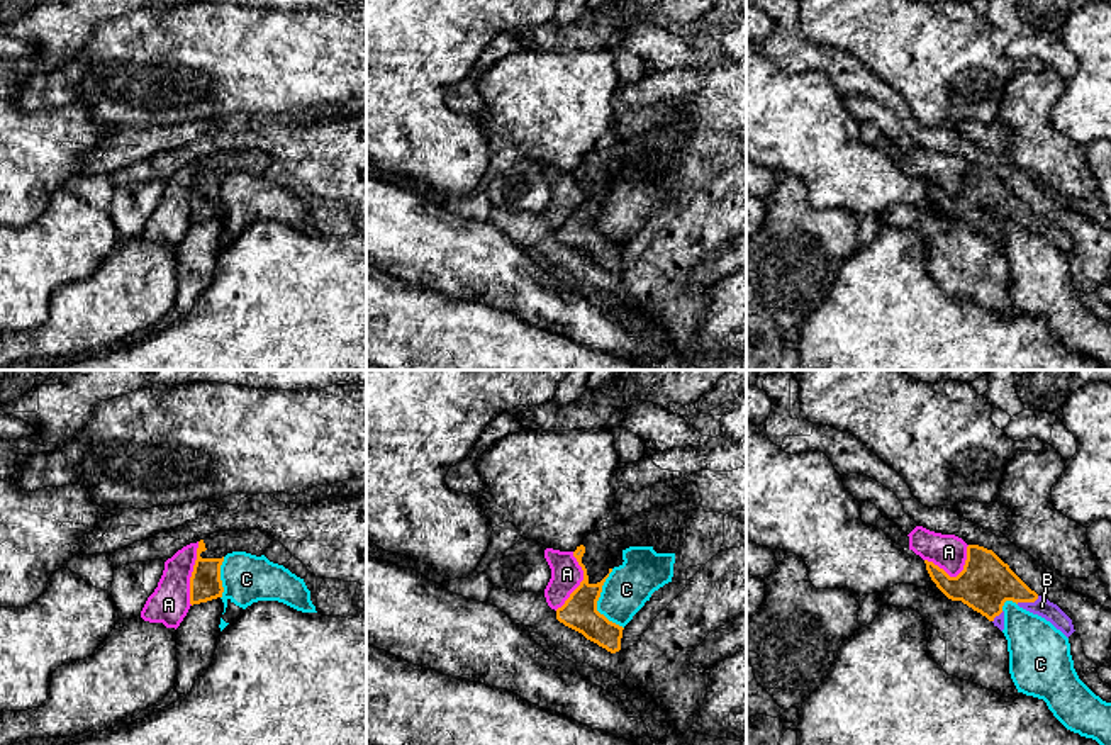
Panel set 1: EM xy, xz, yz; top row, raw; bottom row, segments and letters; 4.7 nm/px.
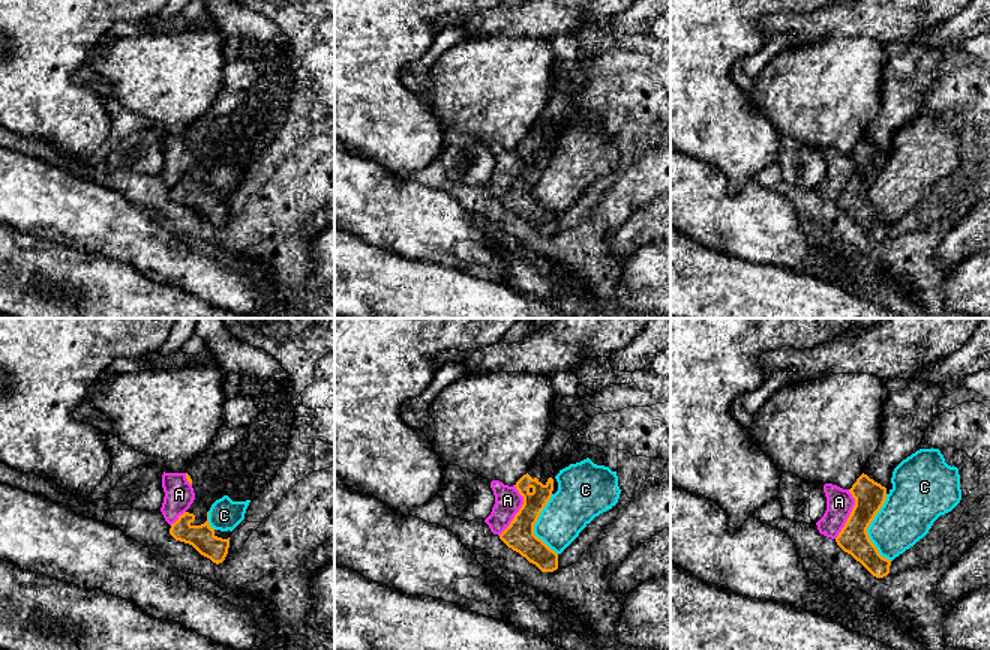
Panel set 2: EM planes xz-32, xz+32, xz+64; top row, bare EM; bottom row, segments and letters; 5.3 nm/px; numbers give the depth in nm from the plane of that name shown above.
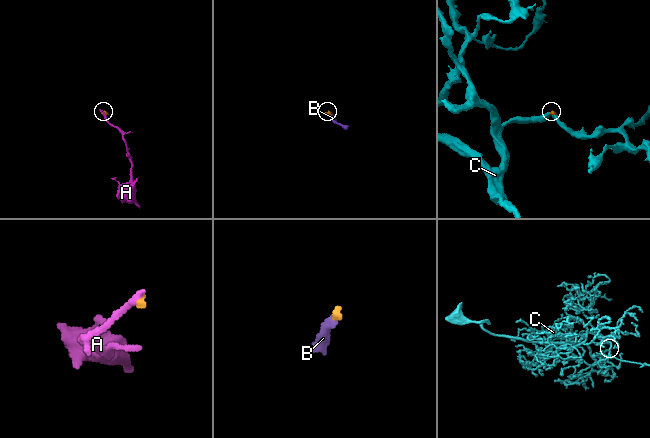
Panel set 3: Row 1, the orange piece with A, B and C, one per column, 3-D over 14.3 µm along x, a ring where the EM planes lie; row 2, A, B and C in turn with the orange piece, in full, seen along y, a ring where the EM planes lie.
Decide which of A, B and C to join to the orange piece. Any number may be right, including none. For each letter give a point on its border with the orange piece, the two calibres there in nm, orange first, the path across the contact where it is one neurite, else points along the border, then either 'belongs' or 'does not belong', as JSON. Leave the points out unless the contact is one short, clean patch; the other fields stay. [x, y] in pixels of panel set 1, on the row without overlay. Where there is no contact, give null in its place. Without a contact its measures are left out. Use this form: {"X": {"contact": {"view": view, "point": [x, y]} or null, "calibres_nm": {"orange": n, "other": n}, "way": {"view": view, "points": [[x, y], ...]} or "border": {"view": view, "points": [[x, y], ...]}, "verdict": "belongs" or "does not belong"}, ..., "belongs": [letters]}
{"A": {"contact": {"view": "xy", "point": [192, 194]}, "calibres_nm": {"orange": 150, "other": 190}, "border": {"view": "xy", "points": [[199, 162], [190, 197], [190, 224]]}, "verdict": "does not belong"}, "B": {"contact": {"view": "yz", "point": [1027, 221]}, "calibres_nm": {"orange": 260, "other": 90}, "way": {"view": "yz", "points": [[986, 202], [1013, 207], [1027, 221], [1042, 226]]}, "verdict": "belongs"}, "C": {"contact": {"view": "xz", "point": [596, 223]}, "calibres_nm": {"orange": 160, "other": 220}, "verdict": "does not belong"}, "belongs": ["B"]}

